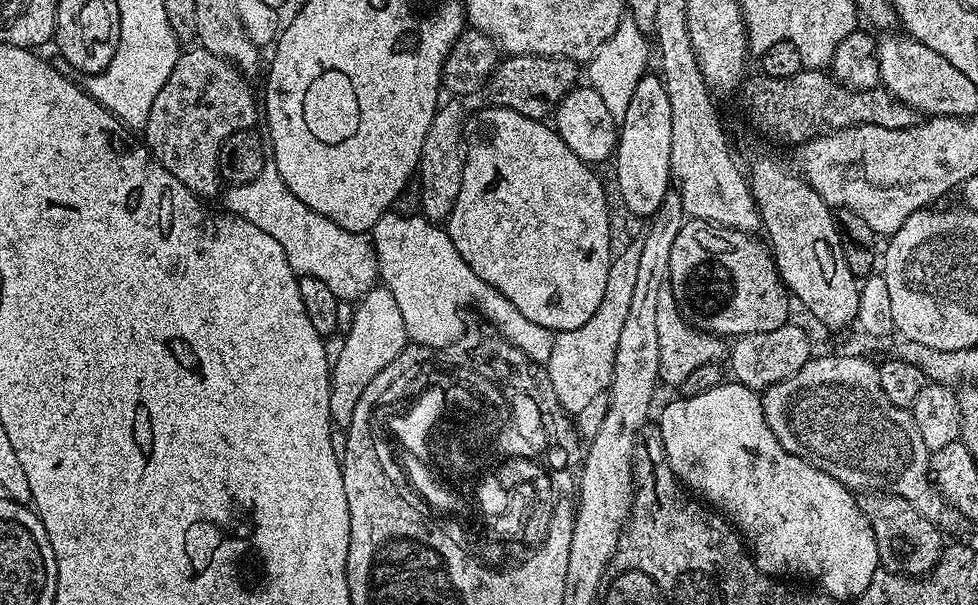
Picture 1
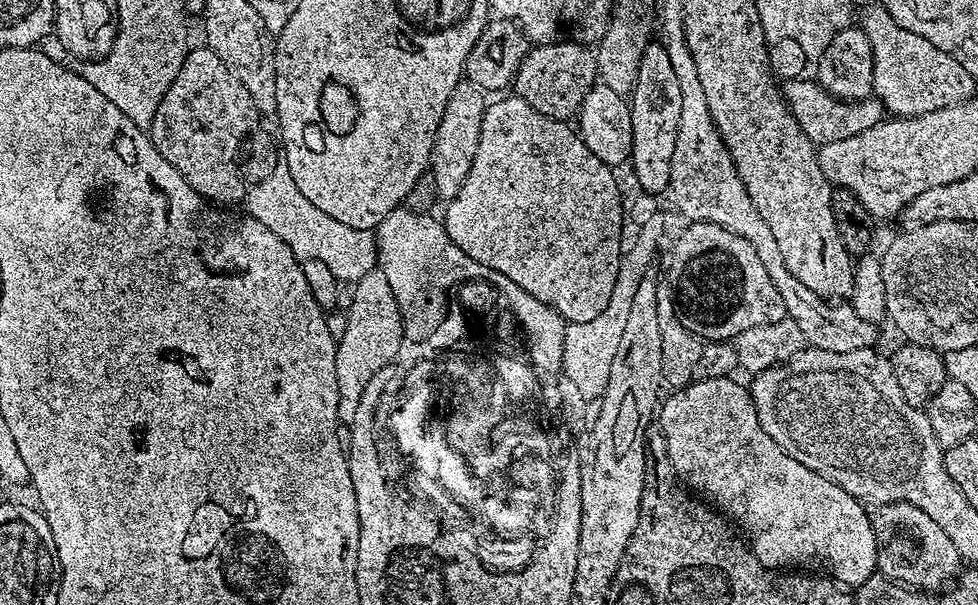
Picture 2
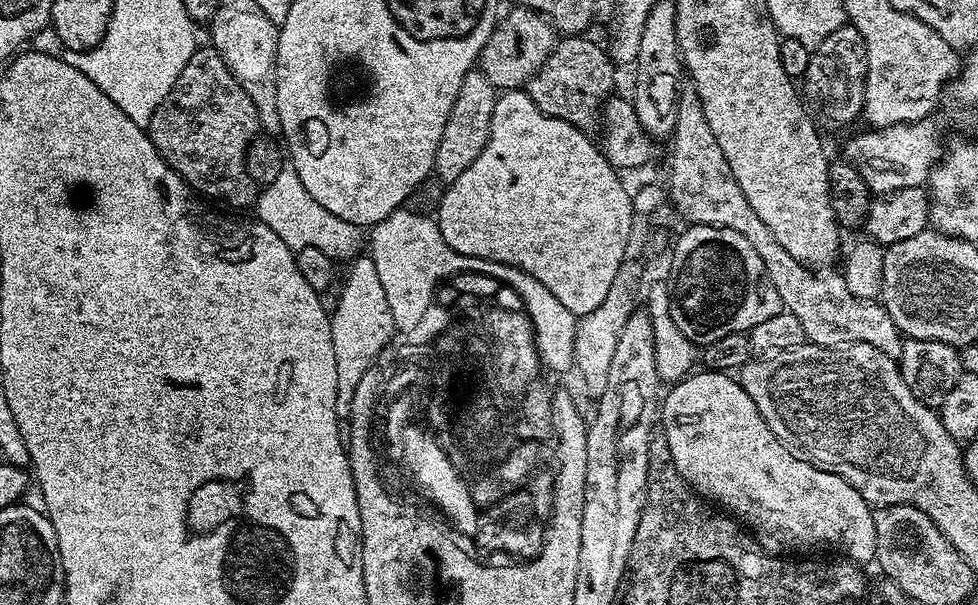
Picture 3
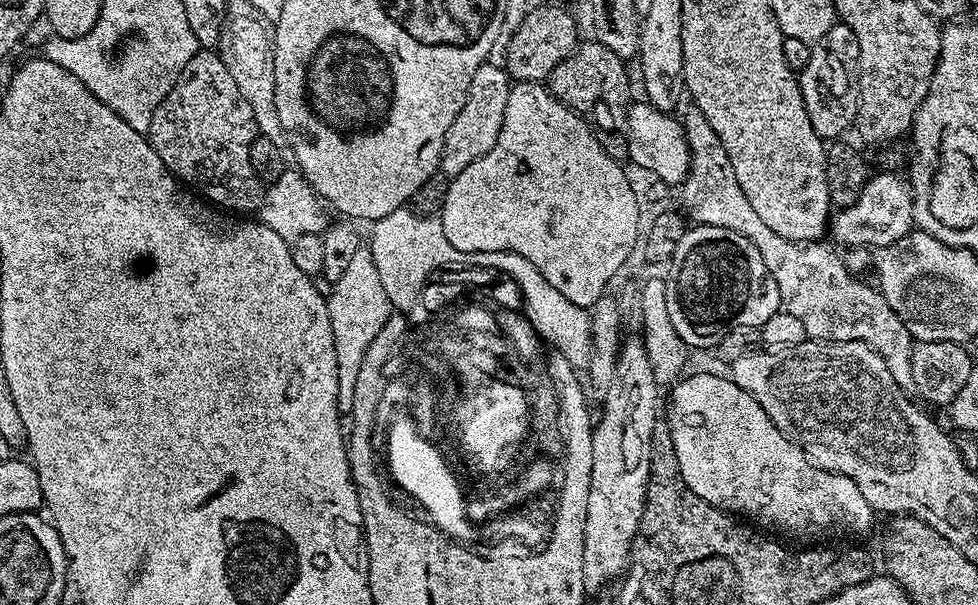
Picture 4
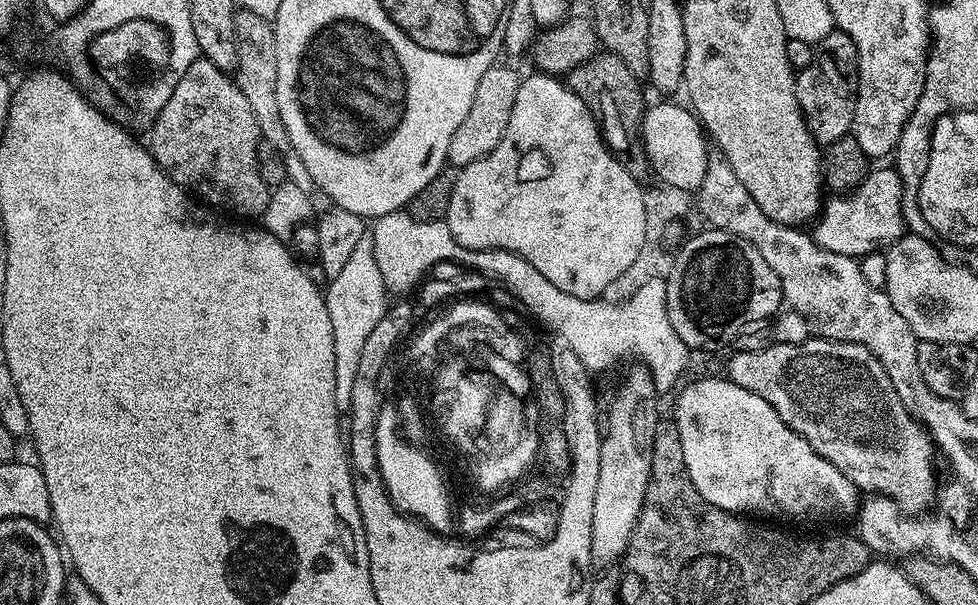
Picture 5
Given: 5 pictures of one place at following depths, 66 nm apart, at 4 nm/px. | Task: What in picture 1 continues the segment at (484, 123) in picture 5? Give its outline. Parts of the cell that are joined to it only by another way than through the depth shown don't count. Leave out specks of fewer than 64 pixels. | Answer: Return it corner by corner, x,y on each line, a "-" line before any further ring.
457,99
445,101
438,109
430,129
422,142
422,154
419,156
416,179
420,184
420,212
425,219
440,222
452,212
454,202
462,184
464,169
464,116
463,104

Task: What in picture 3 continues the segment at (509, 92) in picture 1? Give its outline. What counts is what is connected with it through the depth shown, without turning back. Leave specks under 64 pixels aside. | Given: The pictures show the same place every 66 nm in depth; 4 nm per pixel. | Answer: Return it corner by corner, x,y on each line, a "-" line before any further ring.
580,34
561,39
550,58
530,77
526,91
538,110
591,133
595,124
597,127
605,100
613,95
617,69
601,45
599,48
594,41
584,39
588,38

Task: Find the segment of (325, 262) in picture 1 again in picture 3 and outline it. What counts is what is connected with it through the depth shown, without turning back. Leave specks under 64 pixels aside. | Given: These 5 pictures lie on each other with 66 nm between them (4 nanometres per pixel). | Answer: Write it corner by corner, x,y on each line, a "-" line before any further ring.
285,166
282,174
274,178
274,182
259,189
254,212
260,223
270,226
270,230
274,230
274,234
278,234
278,238
282,238
288,248
322,250
322,254
326,254
333,262
351,261
361,251
360,243
363,240
365,243
366,240
365,233
363,236
360,233
363,231
357,225
330,214
326,206
318,206
318,202
310,198
306,186
302,186
302,178
298,178
298,174
290,166

